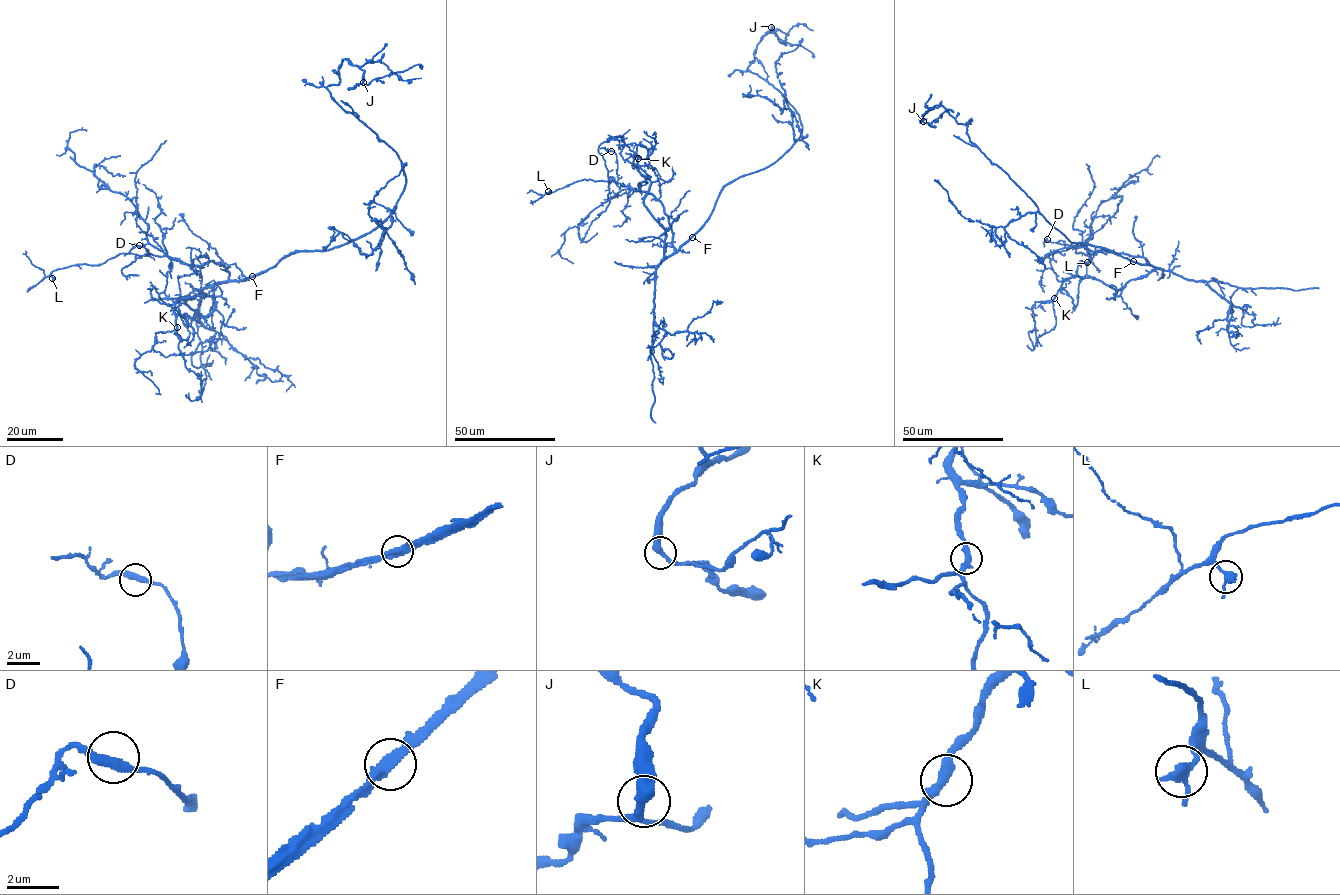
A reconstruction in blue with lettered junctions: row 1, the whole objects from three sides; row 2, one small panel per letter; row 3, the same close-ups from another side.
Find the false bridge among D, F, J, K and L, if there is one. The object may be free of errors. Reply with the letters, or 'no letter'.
no letter

